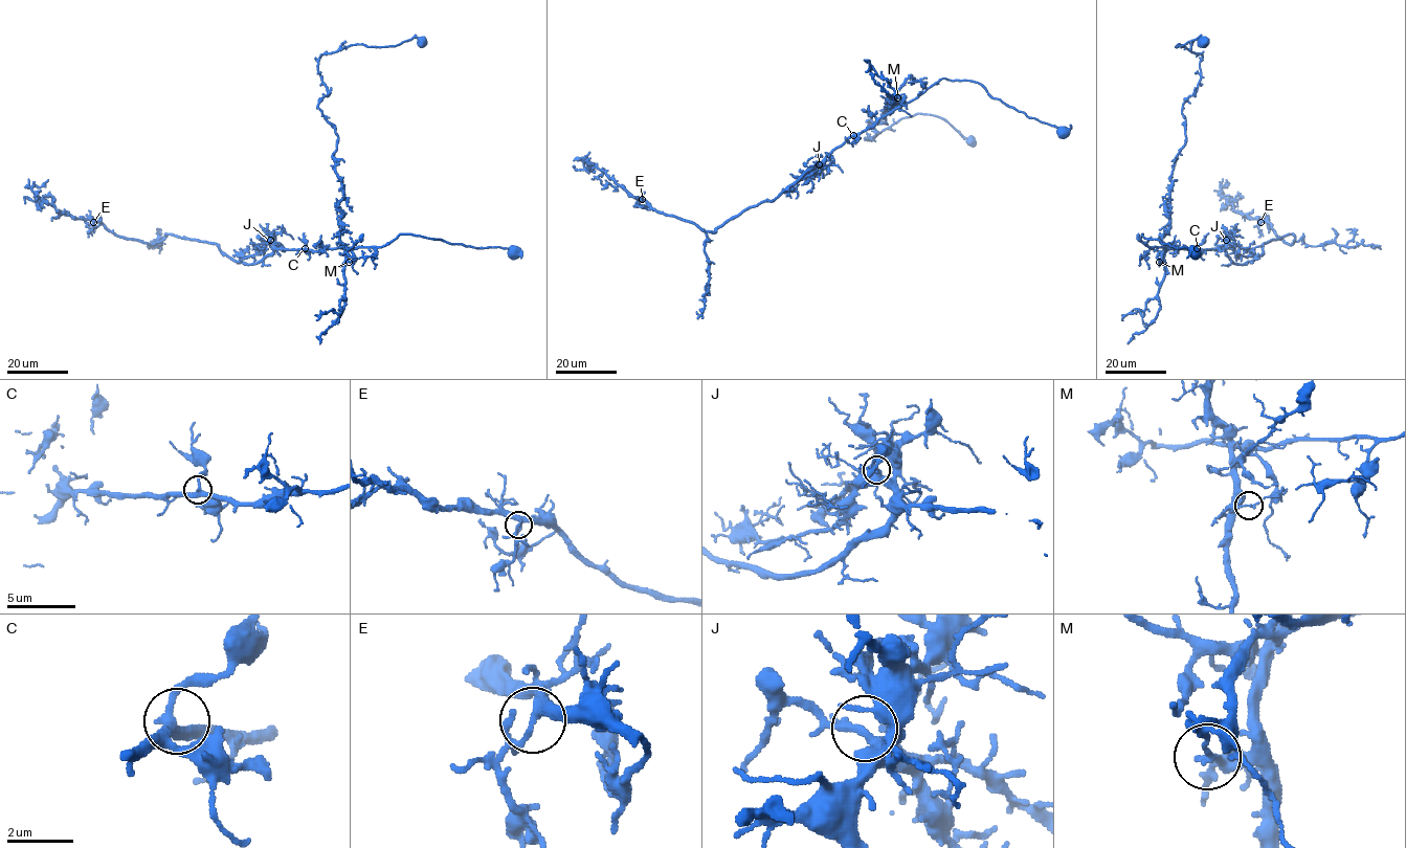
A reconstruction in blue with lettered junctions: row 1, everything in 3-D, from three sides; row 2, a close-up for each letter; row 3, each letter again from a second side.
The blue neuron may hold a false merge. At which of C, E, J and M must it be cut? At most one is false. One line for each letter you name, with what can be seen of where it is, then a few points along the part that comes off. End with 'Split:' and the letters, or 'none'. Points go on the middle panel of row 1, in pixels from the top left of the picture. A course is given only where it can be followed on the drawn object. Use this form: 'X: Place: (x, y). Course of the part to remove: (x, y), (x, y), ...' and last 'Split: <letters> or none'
M: Place: (897, 97). Course of the part to remove: (897, 97), (882, 114), (887, 124), (867, 120), (876, 131), (870, 139), (902, 118), (927, 113), (975, 144)
Split: M

